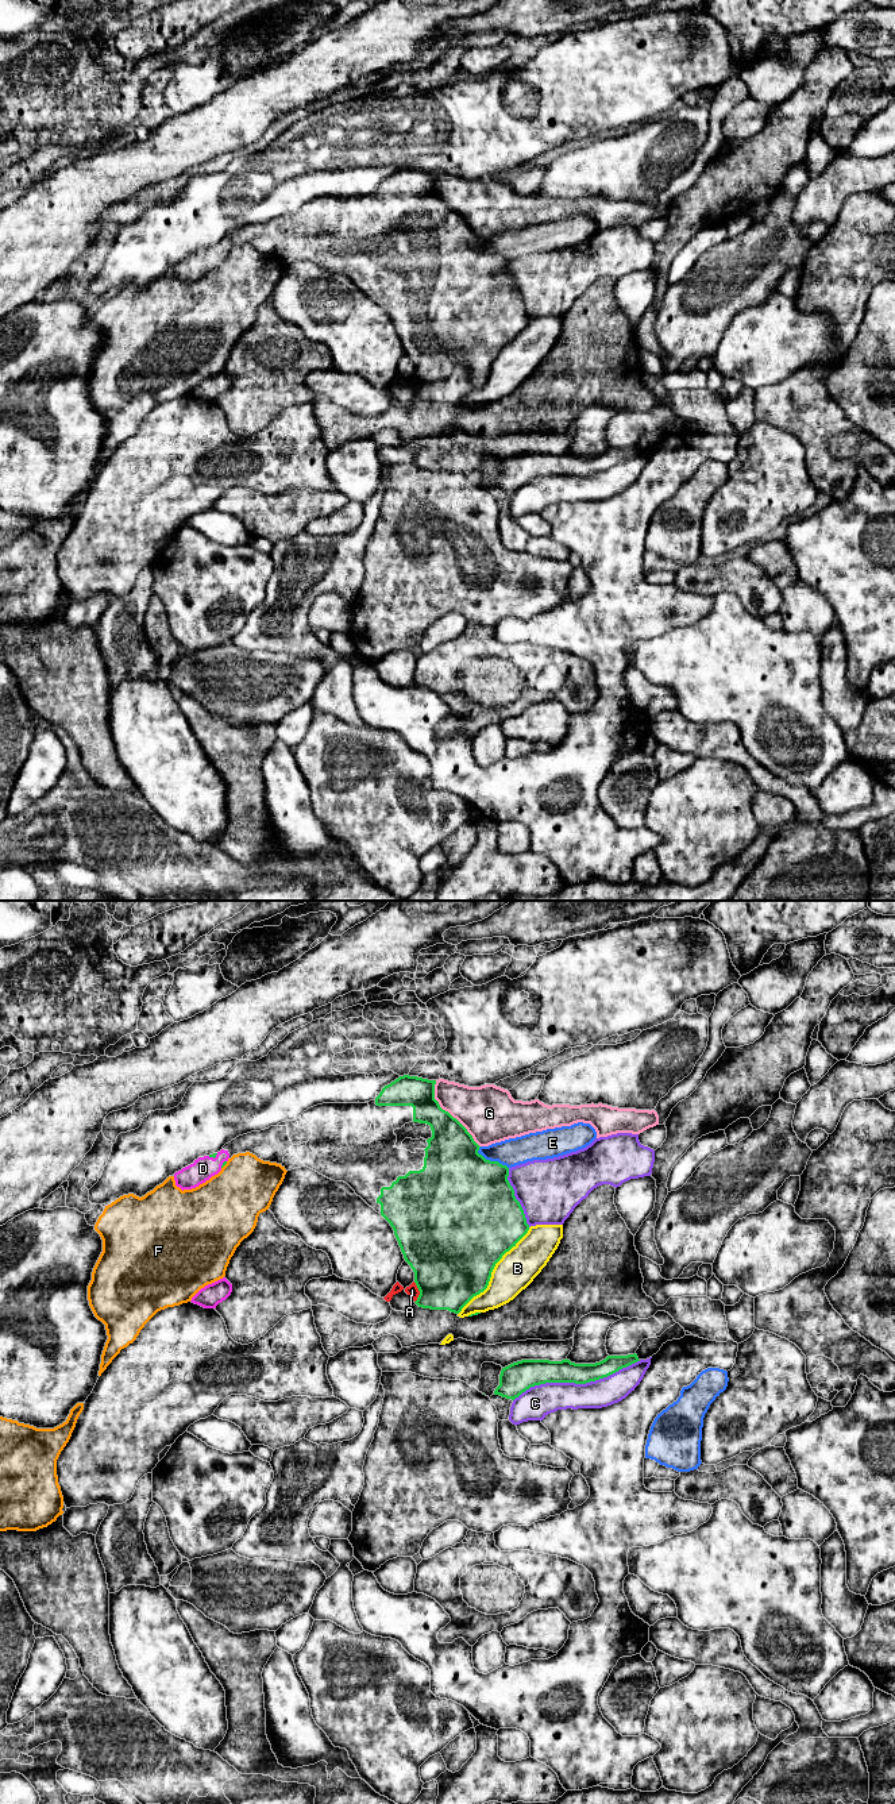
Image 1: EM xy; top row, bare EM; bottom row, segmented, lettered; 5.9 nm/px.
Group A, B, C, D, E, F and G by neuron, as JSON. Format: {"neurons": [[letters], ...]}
{"neurons": [["A"], ["B"], ["C"], ["D"], ["E"], ["F"], ["G"]]}

